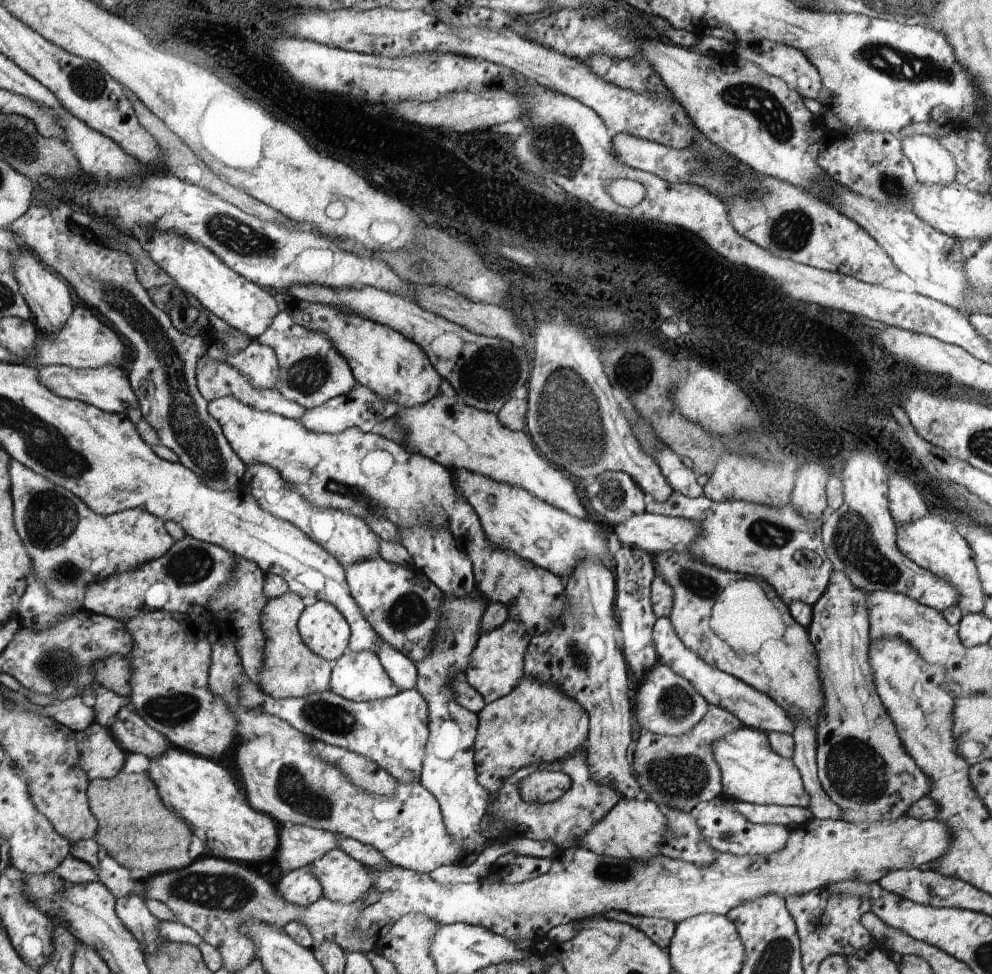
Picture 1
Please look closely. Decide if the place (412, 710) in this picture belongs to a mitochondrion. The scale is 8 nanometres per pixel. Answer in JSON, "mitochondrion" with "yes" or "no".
{"mitochondrion":"no"}

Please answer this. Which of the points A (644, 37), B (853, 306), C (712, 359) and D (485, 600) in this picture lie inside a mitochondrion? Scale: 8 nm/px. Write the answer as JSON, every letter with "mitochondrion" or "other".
{"A":"other","B":"other","C":"other","D":"other"}

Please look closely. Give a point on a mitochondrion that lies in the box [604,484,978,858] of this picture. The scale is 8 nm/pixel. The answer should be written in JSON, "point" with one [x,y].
{"point":[855,771]}

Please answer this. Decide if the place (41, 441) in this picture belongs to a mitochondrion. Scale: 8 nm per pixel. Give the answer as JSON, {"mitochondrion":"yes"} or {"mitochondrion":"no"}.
{"mitochondrion":"yes"}

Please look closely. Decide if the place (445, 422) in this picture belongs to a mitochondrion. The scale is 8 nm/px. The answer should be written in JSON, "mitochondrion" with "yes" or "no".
{"mitochondrion":"no"}

